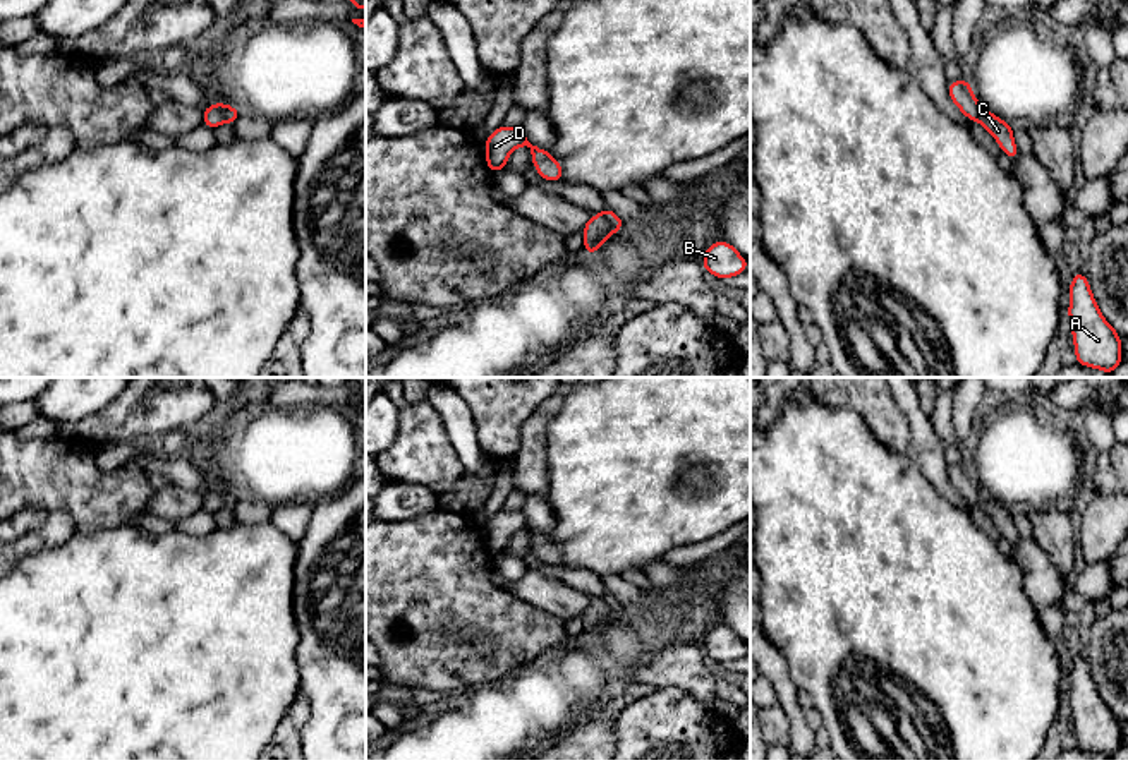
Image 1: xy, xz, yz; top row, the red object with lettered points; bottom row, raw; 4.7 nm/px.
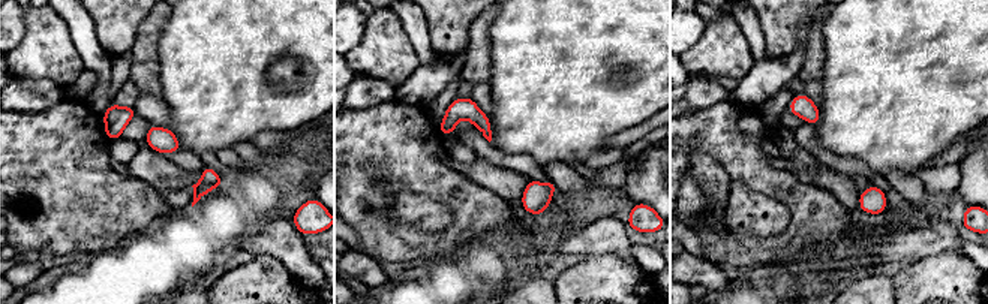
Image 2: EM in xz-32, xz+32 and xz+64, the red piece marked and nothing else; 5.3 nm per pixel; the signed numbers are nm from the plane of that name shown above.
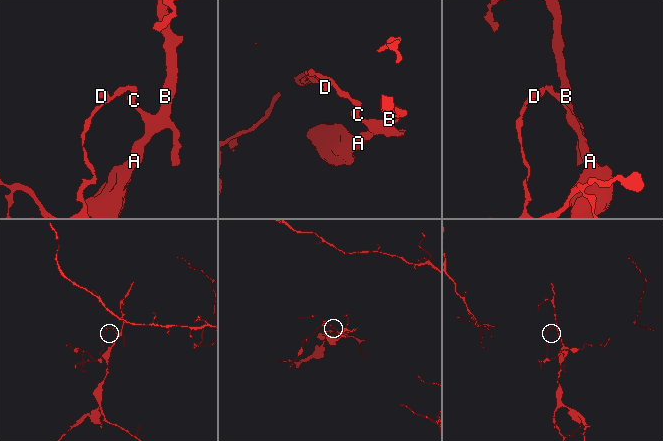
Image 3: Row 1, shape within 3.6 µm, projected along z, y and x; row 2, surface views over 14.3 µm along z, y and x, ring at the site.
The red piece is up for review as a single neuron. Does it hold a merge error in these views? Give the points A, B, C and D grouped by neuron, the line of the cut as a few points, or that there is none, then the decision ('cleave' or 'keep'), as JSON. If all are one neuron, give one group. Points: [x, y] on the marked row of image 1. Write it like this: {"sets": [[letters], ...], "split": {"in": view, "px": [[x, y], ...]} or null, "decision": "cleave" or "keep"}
{"sets": [["A", "B", "C"], ["D"]], "split": {"in": "xy", "px": [[217, 103], [224, 120]]}, "decision": "cleave"}

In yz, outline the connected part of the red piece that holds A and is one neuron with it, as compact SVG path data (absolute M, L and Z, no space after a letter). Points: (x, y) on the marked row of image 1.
M1073 273L1068 295L1075 362L1083 367L1101 369L1111 376L1121 365L1121 336L1102 317L1085 273Z

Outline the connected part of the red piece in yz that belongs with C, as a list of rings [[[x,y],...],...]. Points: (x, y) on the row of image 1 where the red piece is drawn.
[[[984,106],[980,112],[980,124],[998,141],[1001,153],[1004,153],[1011,161],[1020,158],[1020,151],[1013,137],[1013,125],[1006,124]]]

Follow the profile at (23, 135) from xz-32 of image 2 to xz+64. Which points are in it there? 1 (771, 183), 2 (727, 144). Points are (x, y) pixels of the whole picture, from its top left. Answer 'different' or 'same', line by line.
1: same
2: same

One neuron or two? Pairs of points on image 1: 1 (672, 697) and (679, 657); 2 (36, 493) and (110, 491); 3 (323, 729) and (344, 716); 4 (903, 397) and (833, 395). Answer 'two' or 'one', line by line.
1: two
2: one
3: one
4: two

